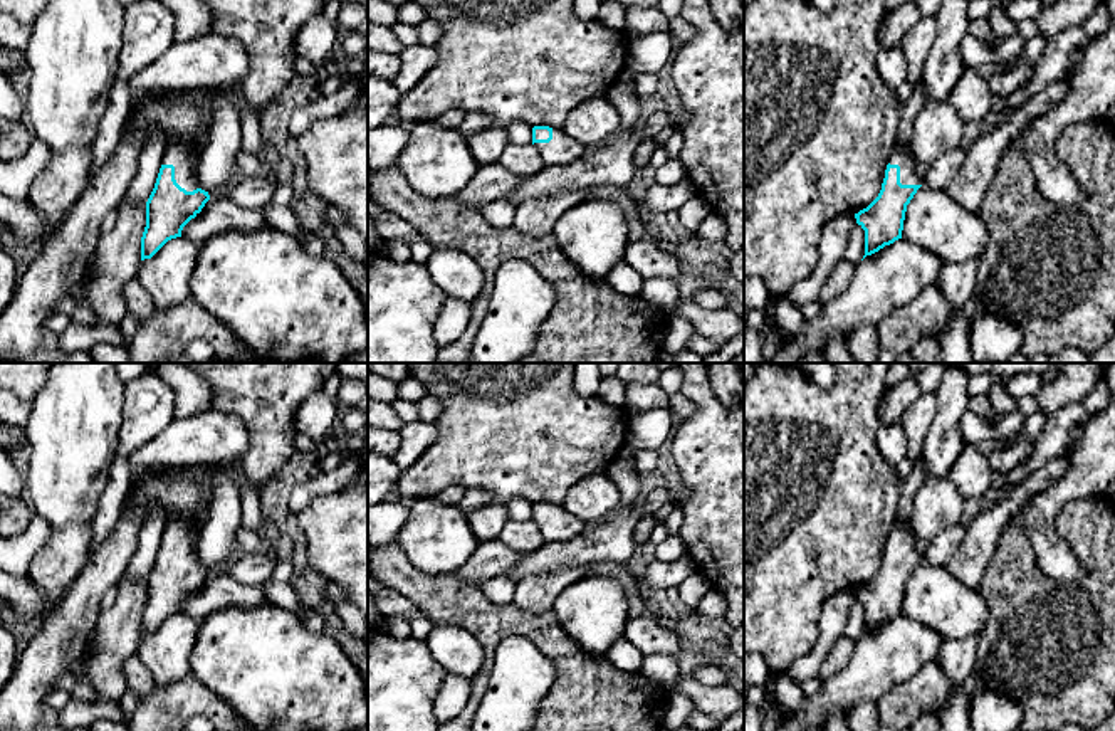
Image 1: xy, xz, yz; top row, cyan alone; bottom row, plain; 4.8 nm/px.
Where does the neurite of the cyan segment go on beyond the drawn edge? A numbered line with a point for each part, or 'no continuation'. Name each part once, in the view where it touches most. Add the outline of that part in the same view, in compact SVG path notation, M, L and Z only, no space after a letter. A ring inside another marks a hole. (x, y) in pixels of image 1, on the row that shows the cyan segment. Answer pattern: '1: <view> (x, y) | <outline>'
1: xy (182, 155) | M173 141L168 145L163 158L163 165L175 166L175 180L186 192L200 188L196 180L196 165L200 160L200 148L186 141Z

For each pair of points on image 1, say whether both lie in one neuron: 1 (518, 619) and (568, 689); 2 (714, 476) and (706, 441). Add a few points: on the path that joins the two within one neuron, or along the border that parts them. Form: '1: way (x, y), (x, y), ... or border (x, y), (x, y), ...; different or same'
1: way (538, 631), (568, 661), (568, 669); same
2: way (714, 468), (714, 449); same

